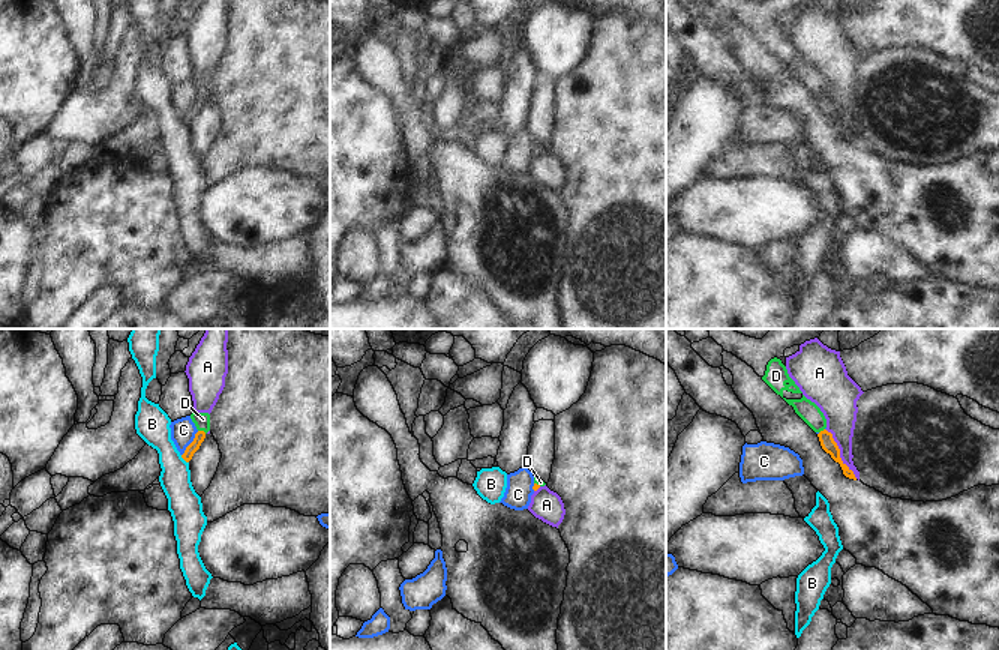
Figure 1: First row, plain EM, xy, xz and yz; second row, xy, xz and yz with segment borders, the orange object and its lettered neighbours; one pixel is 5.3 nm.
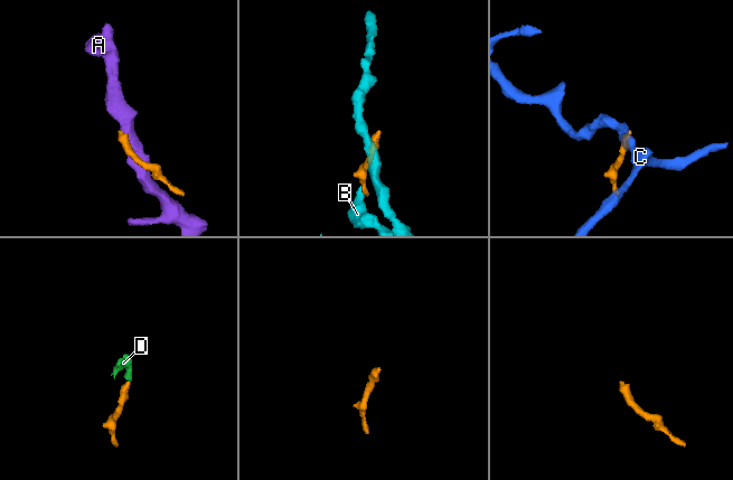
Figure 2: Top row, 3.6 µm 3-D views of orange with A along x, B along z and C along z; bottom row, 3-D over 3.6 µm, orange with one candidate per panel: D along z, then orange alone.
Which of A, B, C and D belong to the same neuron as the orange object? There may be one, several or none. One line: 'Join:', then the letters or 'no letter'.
Join: D.

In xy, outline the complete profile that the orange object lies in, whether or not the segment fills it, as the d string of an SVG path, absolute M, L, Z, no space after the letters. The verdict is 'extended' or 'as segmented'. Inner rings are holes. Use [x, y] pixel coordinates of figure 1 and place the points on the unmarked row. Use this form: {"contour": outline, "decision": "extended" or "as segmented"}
{"contour": "M192 77L192 86L195 87L198 96L195 98L194 105L186 111L182 122L189 126L194 117L200 113L201 107L206 102L206 98L210 95L210 78L208 77Z", "decision": "extended"}

